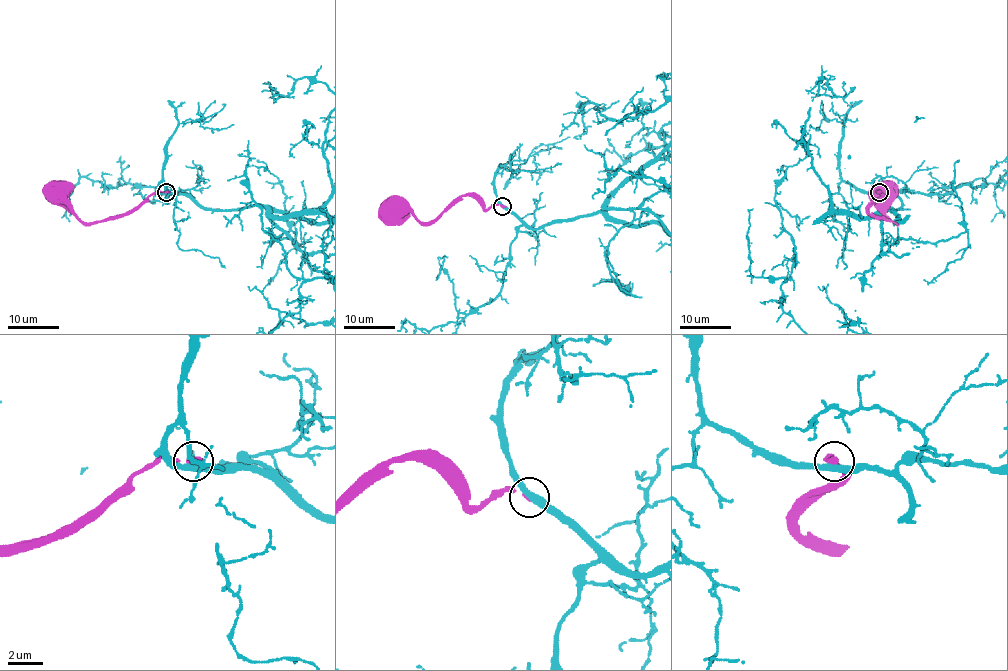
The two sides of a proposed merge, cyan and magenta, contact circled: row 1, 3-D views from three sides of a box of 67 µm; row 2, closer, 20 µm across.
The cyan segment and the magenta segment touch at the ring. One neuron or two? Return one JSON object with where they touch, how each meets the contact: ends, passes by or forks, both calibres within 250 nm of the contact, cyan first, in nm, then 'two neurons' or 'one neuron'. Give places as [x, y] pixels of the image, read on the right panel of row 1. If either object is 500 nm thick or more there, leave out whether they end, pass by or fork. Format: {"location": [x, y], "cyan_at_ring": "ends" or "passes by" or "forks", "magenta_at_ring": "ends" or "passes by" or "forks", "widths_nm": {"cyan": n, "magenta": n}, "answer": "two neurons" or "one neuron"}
{"location": [879, 192], "cyan_at_ring": "passes by", "magenta_at_ring": "ends", "widths_nm": {"cyan": 380, "magenta": 380}, "answer": "two neurons"}

